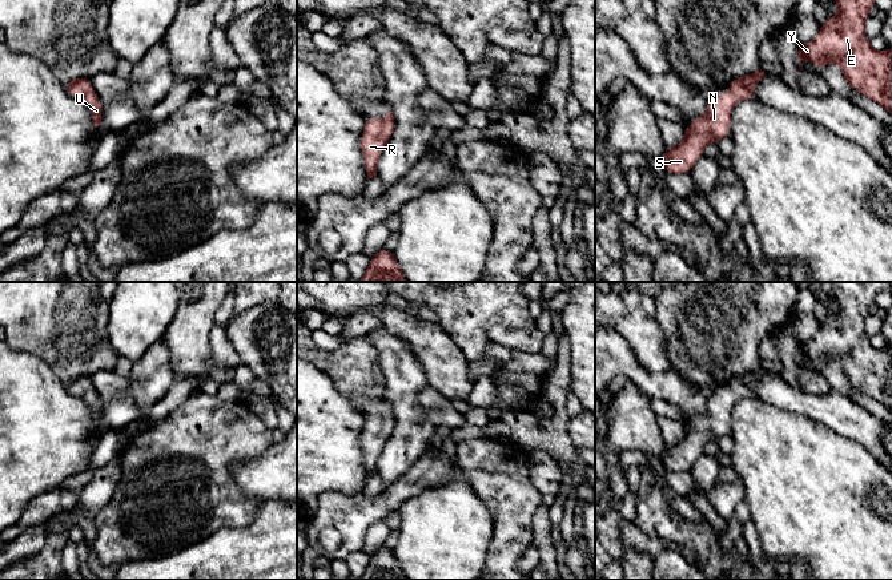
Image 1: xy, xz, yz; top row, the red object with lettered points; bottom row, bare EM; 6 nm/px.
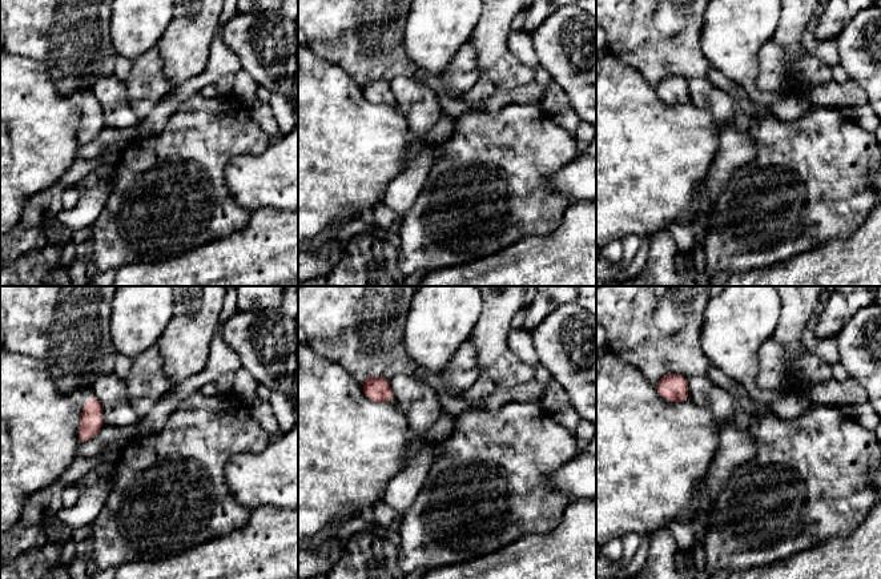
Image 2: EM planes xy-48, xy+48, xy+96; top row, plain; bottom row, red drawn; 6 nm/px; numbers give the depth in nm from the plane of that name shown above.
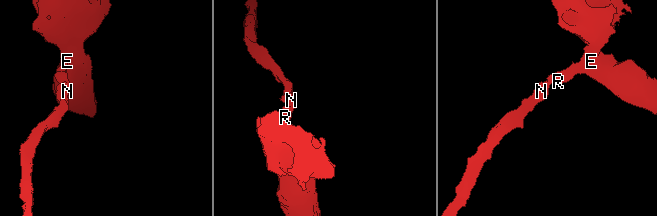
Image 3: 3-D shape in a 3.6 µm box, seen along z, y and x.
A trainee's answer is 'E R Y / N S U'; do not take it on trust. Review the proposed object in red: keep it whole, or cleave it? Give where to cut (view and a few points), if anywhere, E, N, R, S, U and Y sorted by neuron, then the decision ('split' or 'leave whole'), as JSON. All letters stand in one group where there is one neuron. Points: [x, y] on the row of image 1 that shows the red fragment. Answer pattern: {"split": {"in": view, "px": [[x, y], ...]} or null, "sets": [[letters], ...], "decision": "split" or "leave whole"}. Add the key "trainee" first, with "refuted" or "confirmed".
{"trainee": "refuted", "split": null, "sets": [["E", "N", "R", "S", "U", "Y"]], "decision": "leave whole"}

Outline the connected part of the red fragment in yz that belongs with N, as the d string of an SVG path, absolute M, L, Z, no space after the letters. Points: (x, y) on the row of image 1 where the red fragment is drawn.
M764 71L732 78L727 85L730 92L714 94L703 117L691 118L691 126L680 144L666 148L662 157L664 170L670 174L690 173L707 144L719 142L730 136L731 112L739 100L755 100L754 85L762 81Z

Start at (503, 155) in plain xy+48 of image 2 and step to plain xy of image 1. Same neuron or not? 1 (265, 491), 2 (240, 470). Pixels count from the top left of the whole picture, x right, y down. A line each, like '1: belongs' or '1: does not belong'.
1: does not belong
2: does not belong

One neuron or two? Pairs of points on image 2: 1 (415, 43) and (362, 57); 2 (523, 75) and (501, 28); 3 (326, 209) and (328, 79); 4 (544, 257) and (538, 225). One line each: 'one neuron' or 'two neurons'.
1: two neurons
2: one neuron
3: one neuron
4: two neurons

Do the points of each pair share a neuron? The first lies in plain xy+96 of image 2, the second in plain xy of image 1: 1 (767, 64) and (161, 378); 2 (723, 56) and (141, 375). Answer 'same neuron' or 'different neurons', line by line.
1: same neuron
2: different neurons

